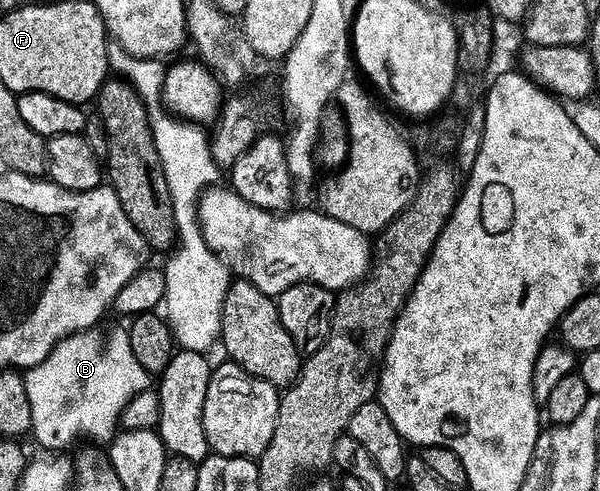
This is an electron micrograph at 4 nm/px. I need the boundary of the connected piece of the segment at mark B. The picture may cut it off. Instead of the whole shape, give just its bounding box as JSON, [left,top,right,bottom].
[24,328,151,453]

